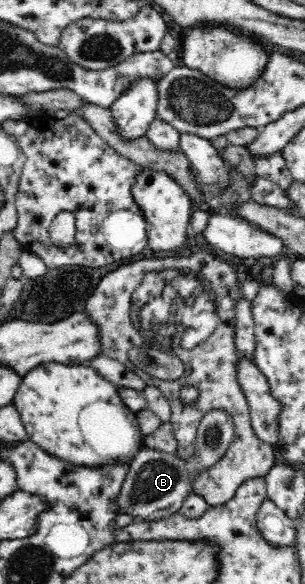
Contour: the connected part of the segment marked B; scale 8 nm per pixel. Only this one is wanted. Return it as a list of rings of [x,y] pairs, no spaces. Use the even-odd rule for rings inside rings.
[[[209,410],[197,427],[192,454],[178,456],[177,453],[160,452],[144,446],[129,464],[120,492],[114,498],[118,514],[134,515],[135,521],[157,521],[179,512],[185,500],[194,493],[193,480],[224,456],[234,433],[235,426],[228,412]]]

